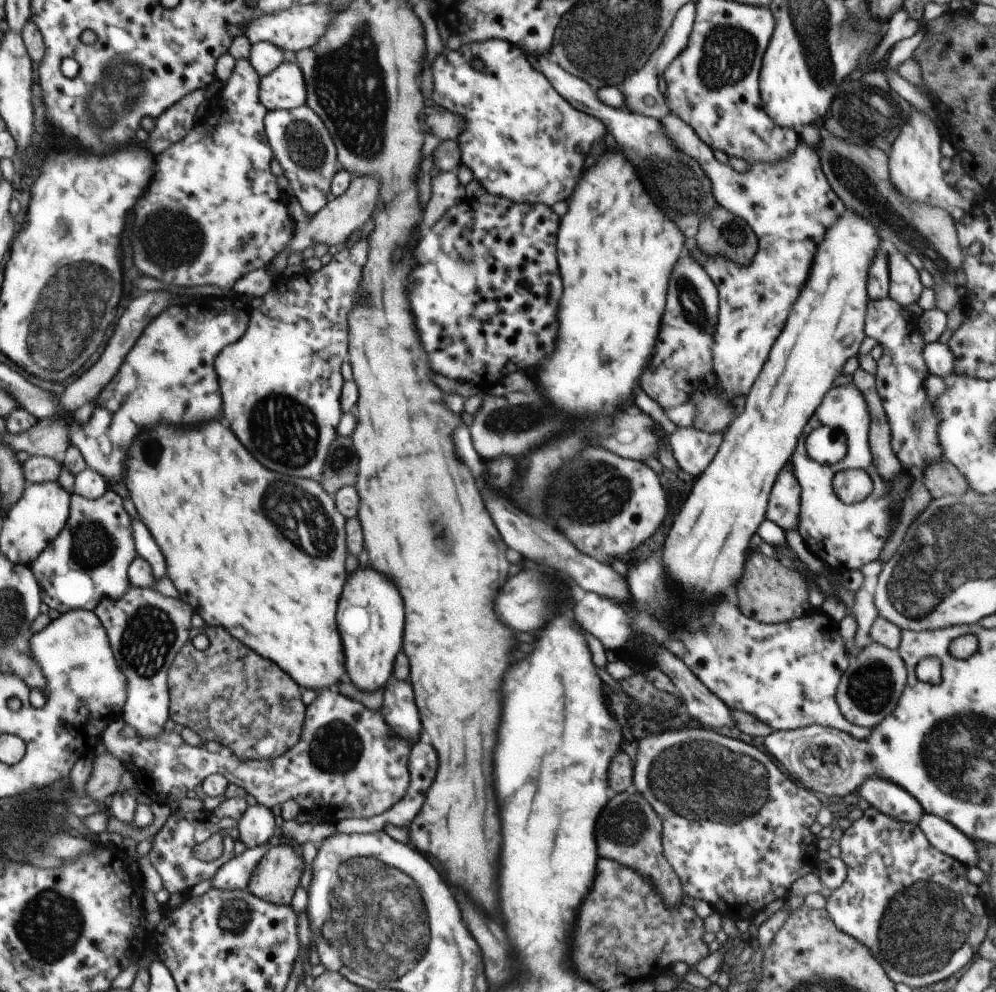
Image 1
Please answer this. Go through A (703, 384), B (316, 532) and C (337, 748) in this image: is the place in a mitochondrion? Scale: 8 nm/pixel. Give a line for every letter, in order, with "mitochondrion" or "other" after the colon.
A: other
B: mitochondrion
C: mitochondrion

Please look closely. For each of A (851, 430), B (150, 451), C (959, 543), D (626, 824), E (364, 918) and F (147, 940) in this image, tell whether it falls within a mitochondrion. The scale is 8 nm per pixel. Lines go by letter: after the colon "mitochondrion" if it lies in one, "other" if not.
A: other
B: mitochondrion
C: mitochondrion
D: mitochondrion
E: mitochondrion
F: other

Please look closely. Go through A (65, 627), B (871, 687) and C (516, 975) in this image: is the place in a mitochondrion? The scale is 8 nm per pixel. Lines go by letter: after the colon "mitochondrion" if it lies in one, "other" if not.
A: other
B: mitochondrion
C: other

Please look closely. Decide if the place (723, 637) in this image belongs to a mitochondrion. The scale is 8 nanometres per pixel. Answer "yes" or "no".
yes

